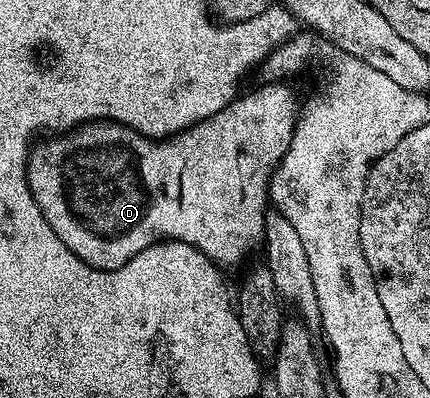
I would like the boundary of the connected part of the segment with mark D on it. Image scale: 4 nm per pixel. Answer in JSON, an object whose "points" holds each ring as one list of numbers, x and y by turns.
{"points":[[267,84,269,85,263,86,262,89,253,89,250,93,242,92,230,105,223,107,215,115,168,139,154,140,145,137,142,133,136,133,135,130,115,121,91,121,88,125,78,125,67,133,38,140,29,154,29,190,43,219,47,219,51,231,55,231,59,239,63,239,63,243,76,255,77,260,85,261,92,269,123,269,125,263,131,261,135,255,148,253,151,245,166,239,183,245,193,245,199,253,210,257,218,267,239,264,256,245,258,248,265,240,265,215,270,204,269,181,277,165,287,154,299,116,299,102,297,103,297,97,289,86,291,84]]}

